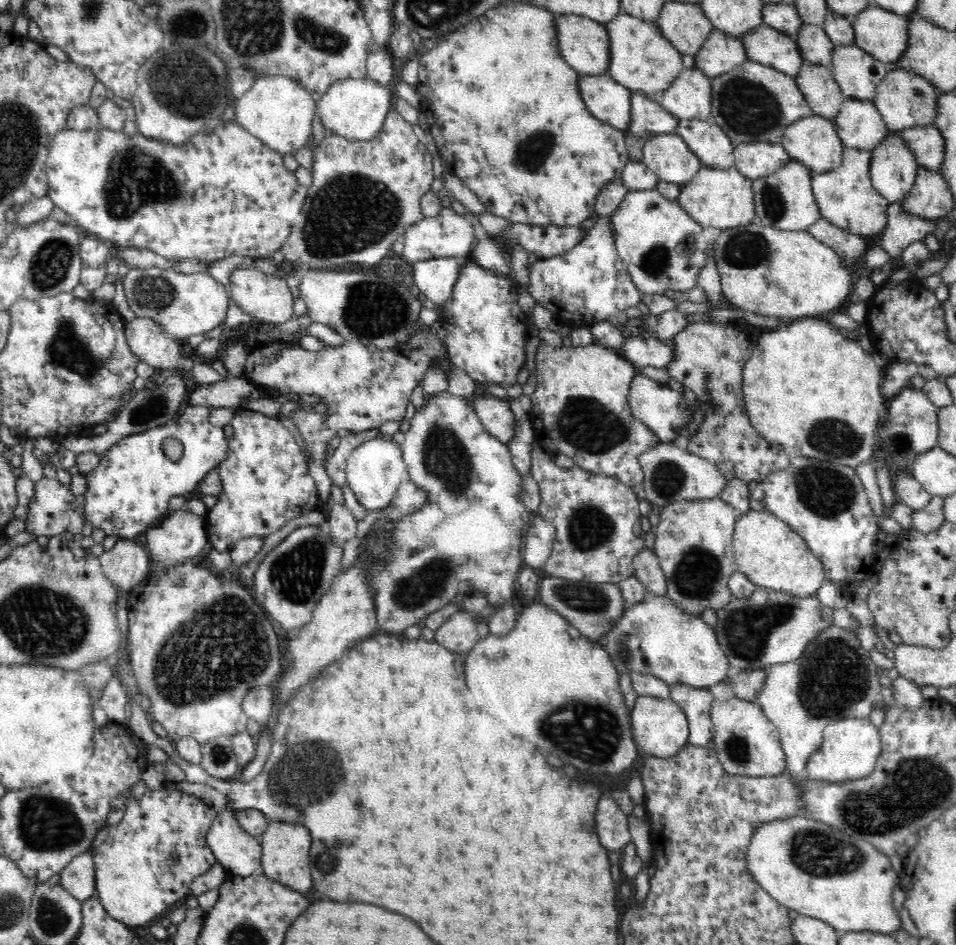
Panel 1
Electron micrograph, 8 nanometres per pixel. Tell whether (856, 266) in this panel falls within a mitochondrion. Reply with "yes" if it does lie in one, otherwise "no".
no

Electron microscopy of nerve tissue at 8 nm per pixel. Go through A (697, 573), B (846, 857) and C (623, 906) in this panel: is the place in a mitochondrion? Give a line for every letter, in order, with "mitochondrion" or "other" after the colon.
A: mitochondrion
B: mitochondrion
C: other

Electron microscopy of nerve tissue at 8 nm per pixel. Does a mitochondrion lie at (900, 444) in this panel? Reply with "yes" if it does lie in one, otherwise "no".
yes

